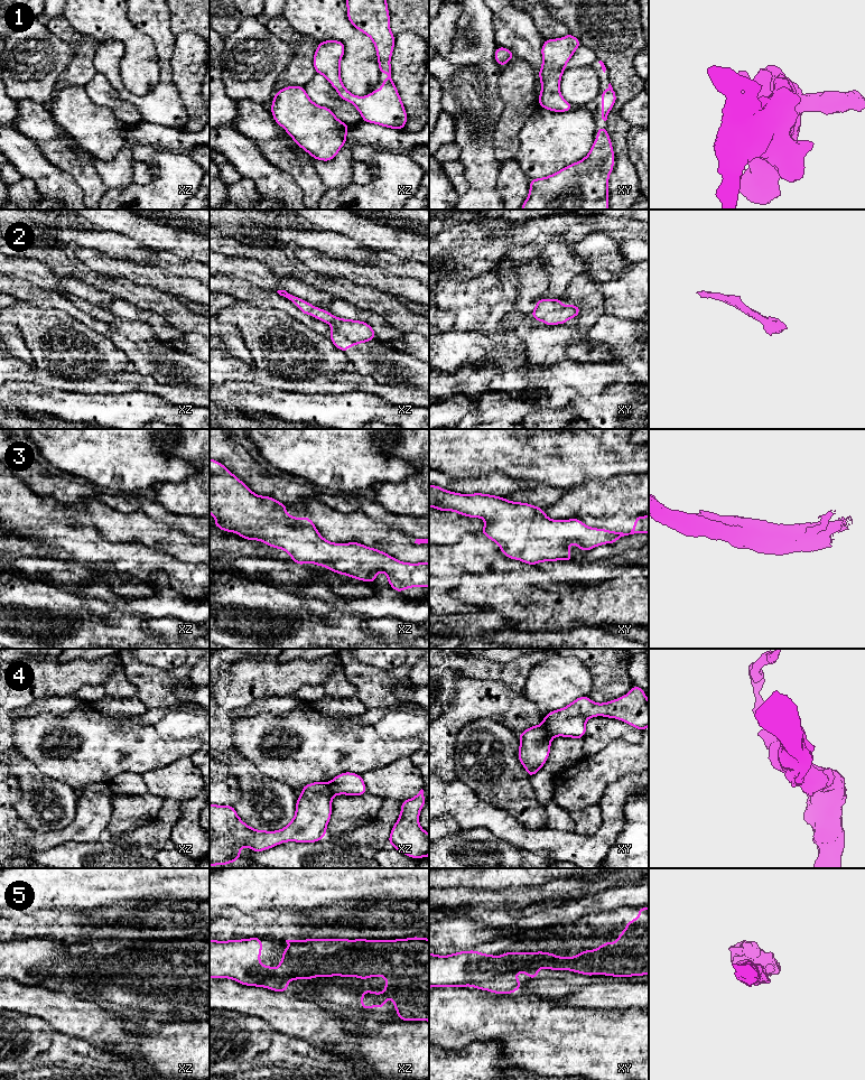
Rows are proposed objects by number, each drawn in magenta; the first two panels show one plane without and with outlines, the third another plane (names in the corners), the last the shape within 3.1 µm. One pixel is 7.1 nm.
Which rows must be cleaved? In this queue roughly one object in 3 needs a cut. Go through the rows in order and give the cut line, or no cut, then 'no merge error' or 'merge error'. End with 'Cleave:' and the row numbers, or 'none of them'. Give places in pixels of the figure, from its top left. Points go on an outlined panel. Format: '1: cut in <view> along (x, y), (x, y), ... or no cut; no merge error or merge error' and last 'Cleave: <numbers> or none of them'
1: no cut; no merge error
2: no cut; no merge error
3: no cut; no merge error
4: cut in xy along (542, 723), (554, 736); merge error
5: no cut; no merge error
Cleave: 4

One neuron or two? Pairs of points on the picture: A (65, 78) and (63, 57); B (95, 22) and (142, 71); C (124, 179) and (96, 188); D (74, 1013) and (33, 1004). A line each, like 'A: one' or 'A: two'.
A: two
B: one
C: two
D: one

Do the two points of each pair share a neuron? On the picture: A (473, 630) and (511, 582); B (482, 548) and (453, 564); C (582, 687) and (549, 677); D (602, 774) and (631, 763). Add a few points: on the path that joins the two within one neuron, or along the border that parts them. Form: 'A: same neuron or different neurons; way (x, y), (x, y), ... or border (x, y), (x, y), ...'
A: different neurons; border (480, 611), (499, 614), (507, 622), (508, 626)
B: same neuron; way (475, 554), (459, 558)
C: same neuron; way (574, 680), (557, 680)
D: same neuron; way (608, 767), (613, 763), (624, 763)

